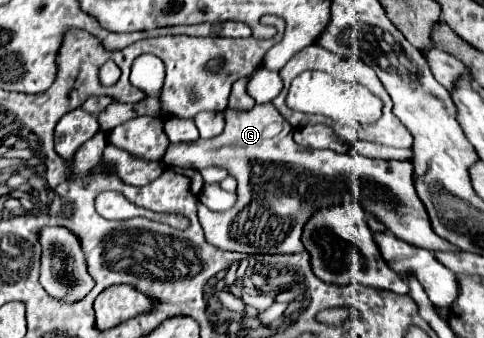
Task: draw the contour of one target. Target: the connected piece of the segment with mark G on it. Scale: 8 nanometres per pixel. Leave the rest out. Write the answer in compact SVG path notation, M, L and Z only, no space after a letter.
M272 103L254 105L250 111L238 109L224 111L225 127L216 139L198 139L192 143L178 143L170 145L164 163L170 167L224 167L238 179L238 201L226 213L212 213L205 205L198 201L197 215L206 233L206 241L224 251L238 251L248 255L286 255L286 253L300 253L300 235L302 225L310 219L314 209L326 205L338 205L344 199L356 199L366 213L374 213L392 233L404 239L410 245L428 249L428 251L454 251L446 239L438 237L432 231L428 213L414 189L414 167L410 161L382 161L382 159L368 159L358 155L356 151L350 153L336 153L336 151L312 151L304 149L294 143L290 123L276 111Z

